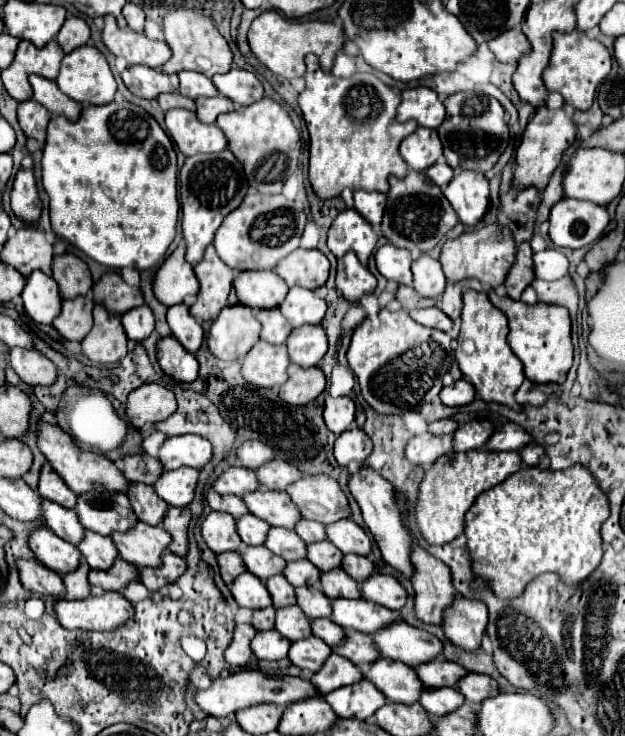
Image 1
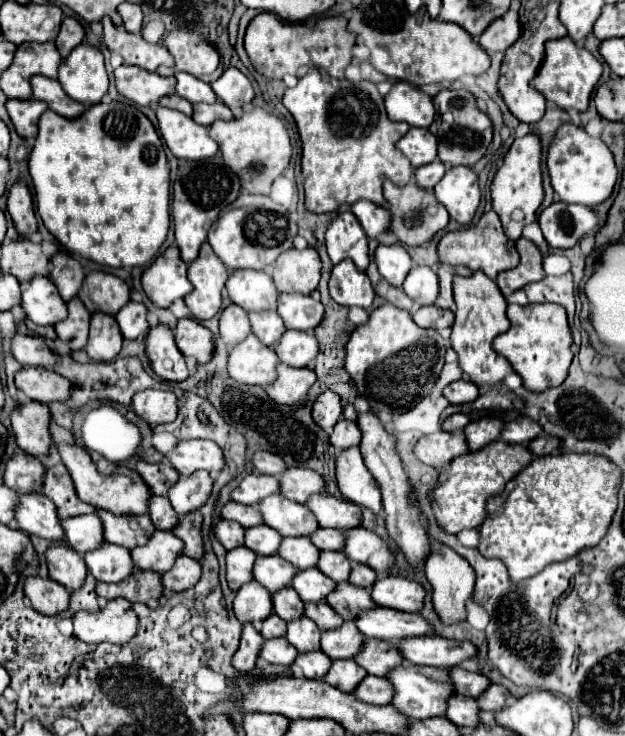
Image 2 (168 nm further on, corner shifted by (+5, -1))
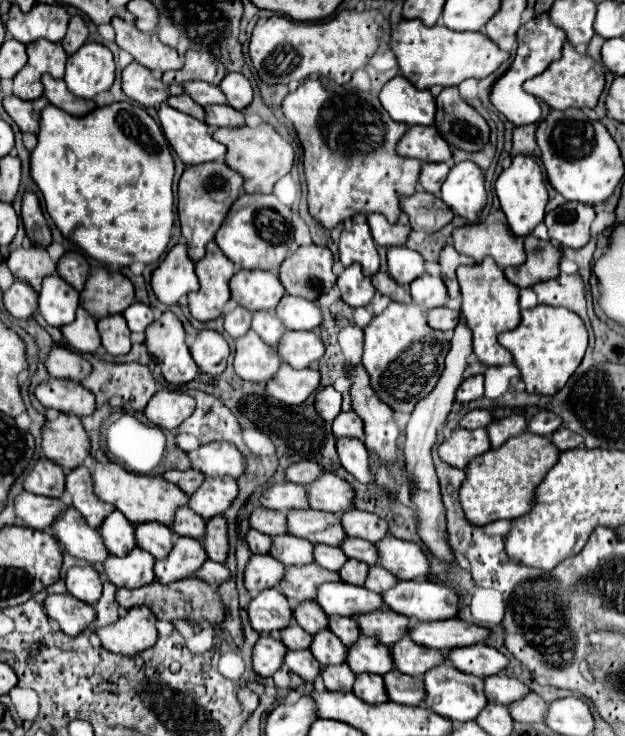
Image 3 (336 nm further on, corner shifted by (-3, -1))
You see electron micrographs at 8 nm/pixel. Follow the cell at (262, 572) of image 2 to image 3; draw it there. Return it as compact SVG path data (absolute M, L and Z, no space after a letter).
M306 564L286 568L284 580L278 584L278 590L288 598L290 606L294 608L304 600L316 600L318 586L326 582L340 582L340 574L320 568L318 564Z

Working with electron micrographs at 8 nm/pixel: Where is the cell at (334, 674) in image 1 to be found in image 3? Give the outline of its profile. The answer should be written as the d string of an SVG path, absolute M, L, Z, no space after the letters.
M358 674L354 682L354 692L366 704L384 704L390 702L384 686L384 678L376 674Z

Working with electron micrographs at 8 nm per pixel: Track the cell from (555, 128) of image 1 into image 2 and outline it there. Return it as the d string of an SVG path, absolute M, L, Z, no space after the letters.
M536 130L528 132L522 138L516 138L510 146L504 164L498 168L492 180L492 206L494 212L500 216L504 230L512 240L518 240L522 228L536 220L536 212L544 200L544 186L542 186L542 138Z

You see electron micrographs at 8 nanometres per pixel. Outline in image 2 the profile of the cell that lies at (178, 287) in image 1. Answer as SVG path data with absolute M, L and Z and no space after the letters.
M168 246L142 274L146 296L160 308L168 308L174 300L192 292L186 278L186 264L180 258L178 246Z

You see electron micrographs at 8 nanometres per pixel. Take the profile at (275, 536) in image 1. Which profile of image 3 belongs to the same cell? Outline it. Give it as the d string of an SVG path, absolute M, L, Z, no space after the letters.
M316 544L316 564L320 564L322 568L338 572L346 564L346 560L348 560L348 556L340 548Z

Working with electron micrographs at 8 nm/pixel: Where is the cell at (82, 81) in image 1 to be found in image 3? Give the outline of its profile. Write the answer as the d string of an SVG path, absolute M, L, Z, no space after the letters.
M86 42L78 52L68 56L64 82L74 96L94 98L110 90L114 82L112 52L98 42Z

